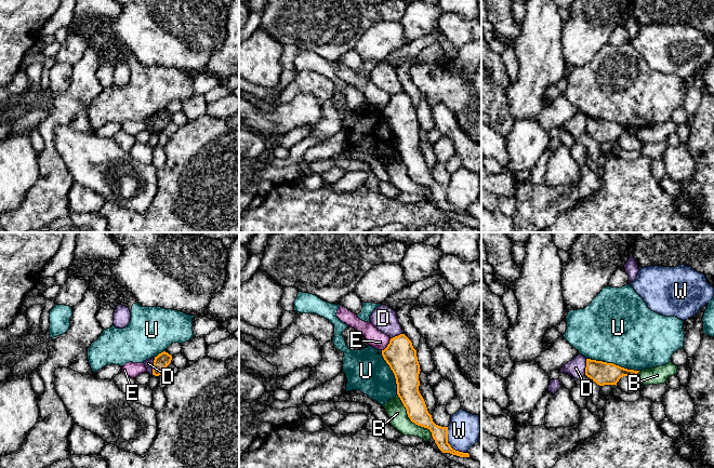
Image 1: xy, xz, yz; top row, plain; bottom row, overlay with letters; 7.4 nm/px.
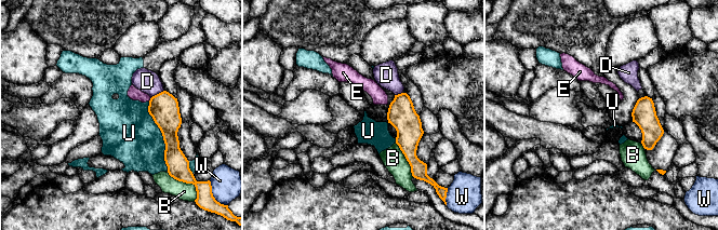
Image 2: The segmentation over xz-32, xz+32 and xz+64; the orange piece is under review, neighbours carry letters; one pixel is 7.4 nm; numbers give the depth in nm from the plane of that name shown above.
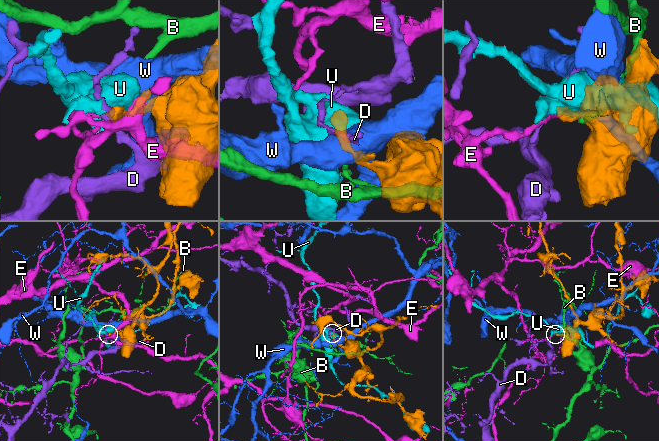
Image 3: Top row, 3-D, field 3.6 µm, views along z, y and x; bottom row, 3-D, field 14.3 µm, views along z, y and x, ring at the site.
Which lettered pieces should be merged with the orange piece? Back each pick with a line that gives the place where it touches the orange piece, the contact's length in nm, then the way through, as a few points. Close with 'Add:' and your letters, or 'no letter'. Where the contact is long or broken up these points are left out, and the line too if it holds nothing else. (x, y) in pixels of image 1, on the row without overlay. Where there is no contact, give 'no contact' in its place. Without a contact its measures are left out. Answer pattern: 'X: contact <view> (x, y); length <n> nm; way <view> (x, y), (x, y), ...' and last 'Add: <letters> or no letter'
Add: no letter

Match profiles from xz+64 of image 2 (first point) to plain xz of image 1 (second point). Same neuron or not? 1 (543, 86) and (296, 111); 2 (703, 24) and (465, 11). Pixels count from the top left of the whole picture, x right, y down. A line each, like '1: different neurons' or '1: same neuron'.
1: different neurons
2: different neurons

